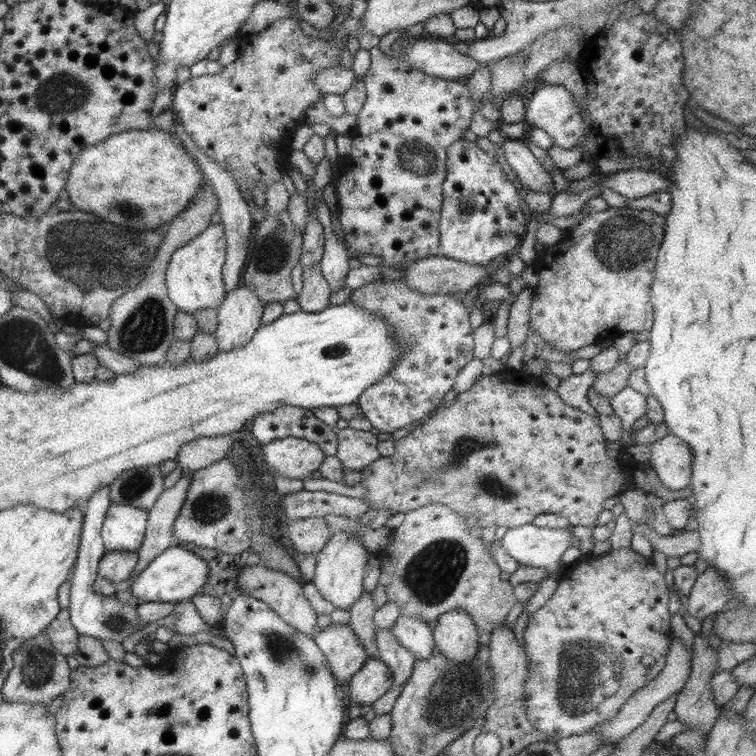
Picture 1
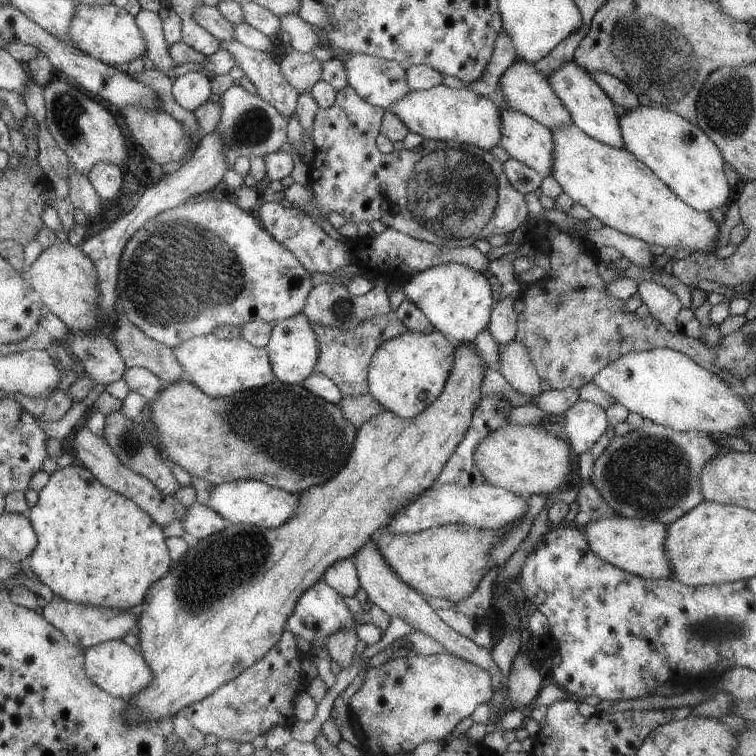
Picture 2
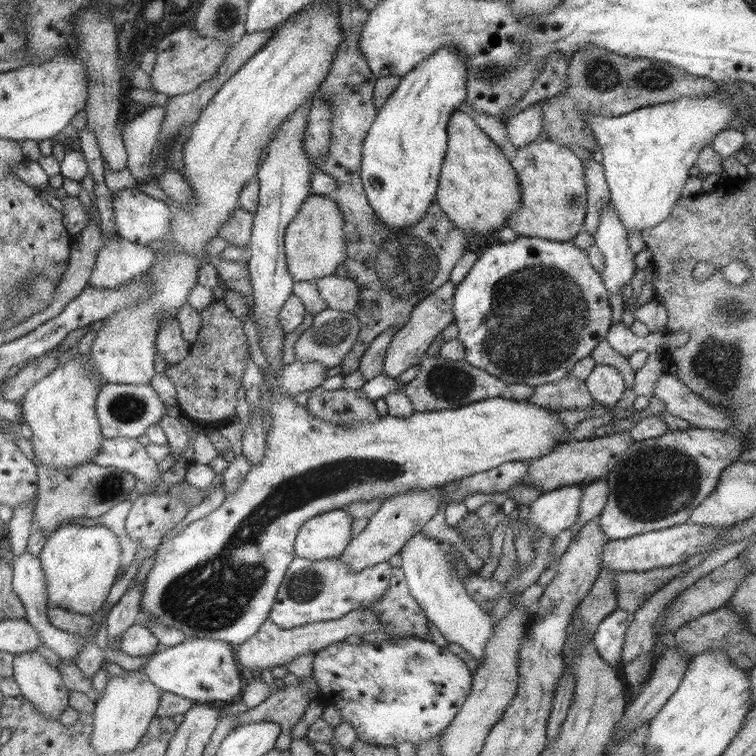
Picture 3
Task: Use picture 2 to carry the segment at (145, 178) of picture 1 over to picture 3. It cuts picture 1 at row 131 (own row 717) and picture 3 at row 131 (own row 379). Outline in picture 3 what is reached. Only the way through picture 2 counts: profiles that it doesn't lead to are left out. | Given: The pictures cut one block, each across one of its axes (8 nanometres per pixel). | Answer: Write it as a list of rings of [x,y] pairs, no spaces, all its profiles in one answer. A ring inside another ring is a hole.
[[[457,110],[449,116],[447,135],[447,149],[440,169],[435,202],[445,217],[462,231],[481,236],[492,234],[505,225],[510,215],[522,208],[520,183],[508,162],[509,154],[493,143],[473,122],[471,116],[463,111]]]

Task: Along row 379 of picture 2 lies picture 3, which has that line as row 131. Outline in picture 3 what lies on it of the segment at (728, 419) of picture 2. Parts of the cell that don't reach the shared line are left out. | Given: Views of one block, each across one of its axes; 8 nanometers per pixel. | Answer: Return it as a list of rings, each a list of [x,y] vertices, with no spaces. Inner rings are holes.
[[[683,96],[673,102],[641,106],[621,116],[591,118],[589,126],[602,155],[600,166],[610,192],[610,202],[627,235],[635,230],[641,232],[645,228],[656,226],[669,217],[674,203],[684,194],[682,189],[689,178],[689,169],[694,166],[701,148],[710,145],[719,131],[727,128],[727,121],[733,115],[735,108],[715,96]]]

